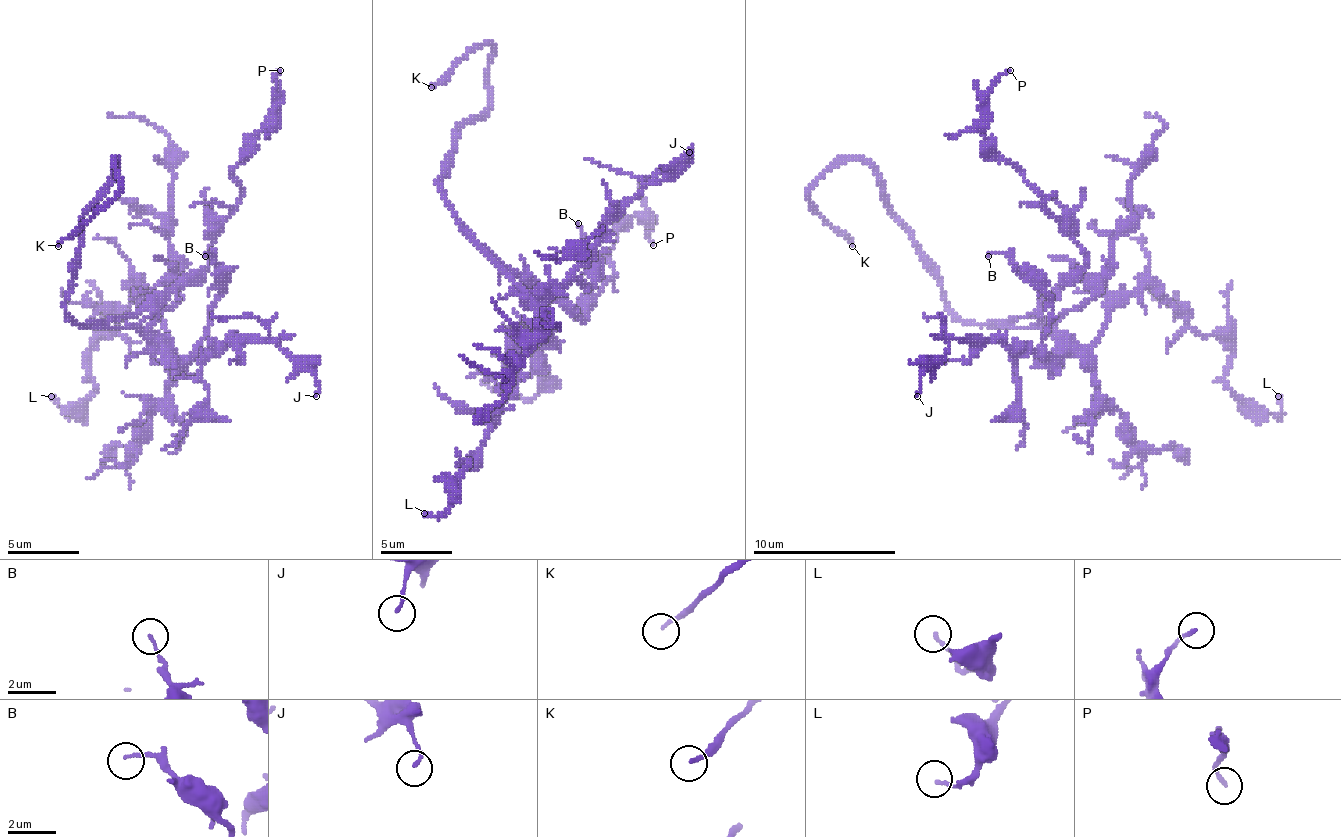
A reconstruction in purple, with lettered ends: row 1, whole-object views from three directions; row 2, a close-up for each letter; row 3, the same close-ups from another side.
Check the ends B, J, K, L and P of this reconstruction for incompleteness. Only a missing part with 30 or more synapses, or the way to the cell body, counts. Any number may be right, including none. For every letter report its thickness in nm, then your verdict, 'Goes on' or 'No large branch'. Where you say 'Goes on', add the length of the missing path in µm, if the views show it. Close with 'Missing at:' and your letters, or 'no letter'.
B: Thickness 110 nm. No large branch
J: Thickness 130 nm. No large branch
K: Thickness 140 nm. Goes on. Missing length about 30 µm
L: Thickness 140 nm. No large branch
P: Thickness 160 nm. No large branch
Missing at: K

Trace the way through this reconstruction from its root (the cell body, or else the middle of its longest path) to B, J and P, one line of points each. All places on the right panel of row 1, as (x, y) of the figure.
B: (1020, 328), (1042, 328), (1056, 342), (1056, 360), (1042, 342), (1053, 303), (1002, 253), (992, 253), (988, 256)
J: (1020, 328), (1042, 328), (1056, 353), (1049, 360), (999, 342), (952, 338), (924, 371), (917, 396)
P: (1020, 328), (1038, 324), (1038, 310), (1085, 263), (1085, 249), (981, 131), (985, 95), (1010, 70)

